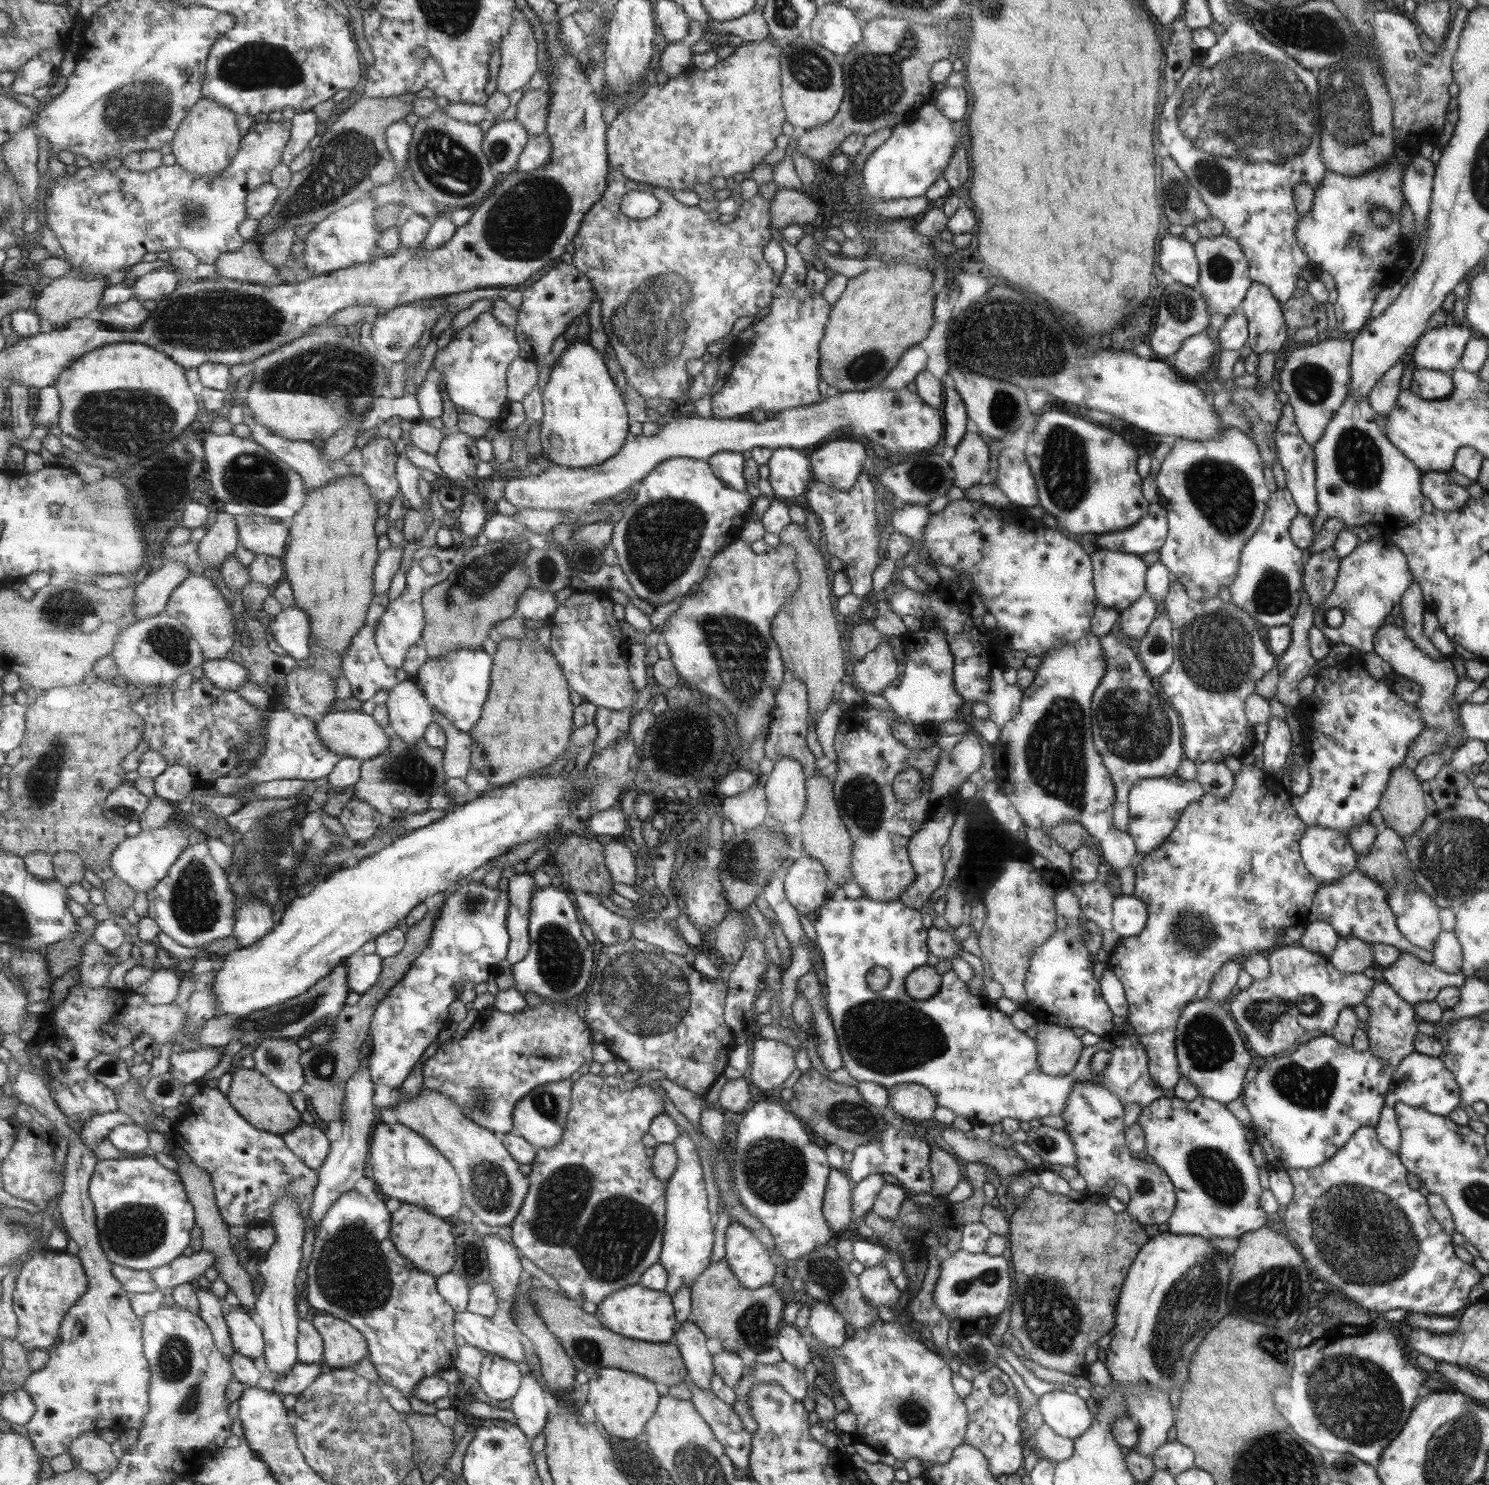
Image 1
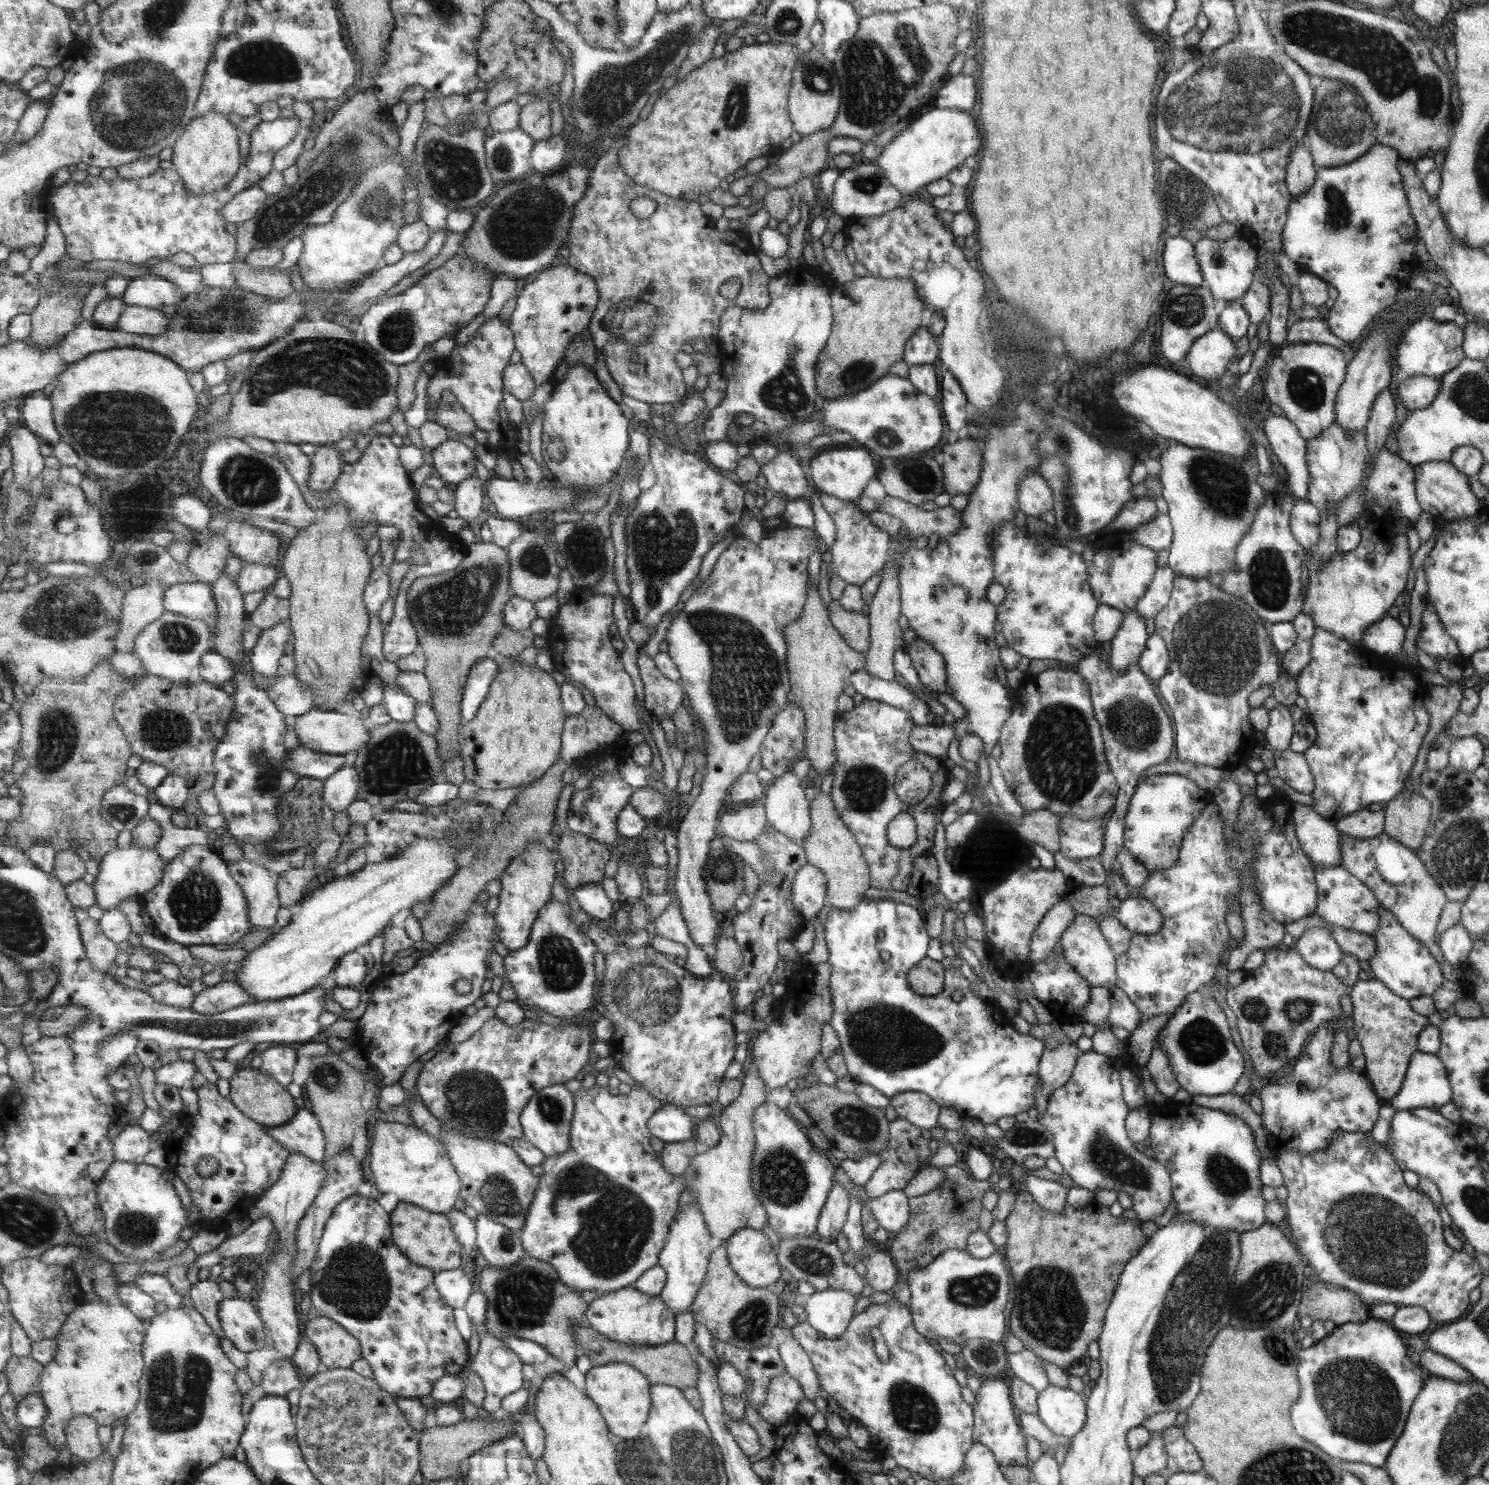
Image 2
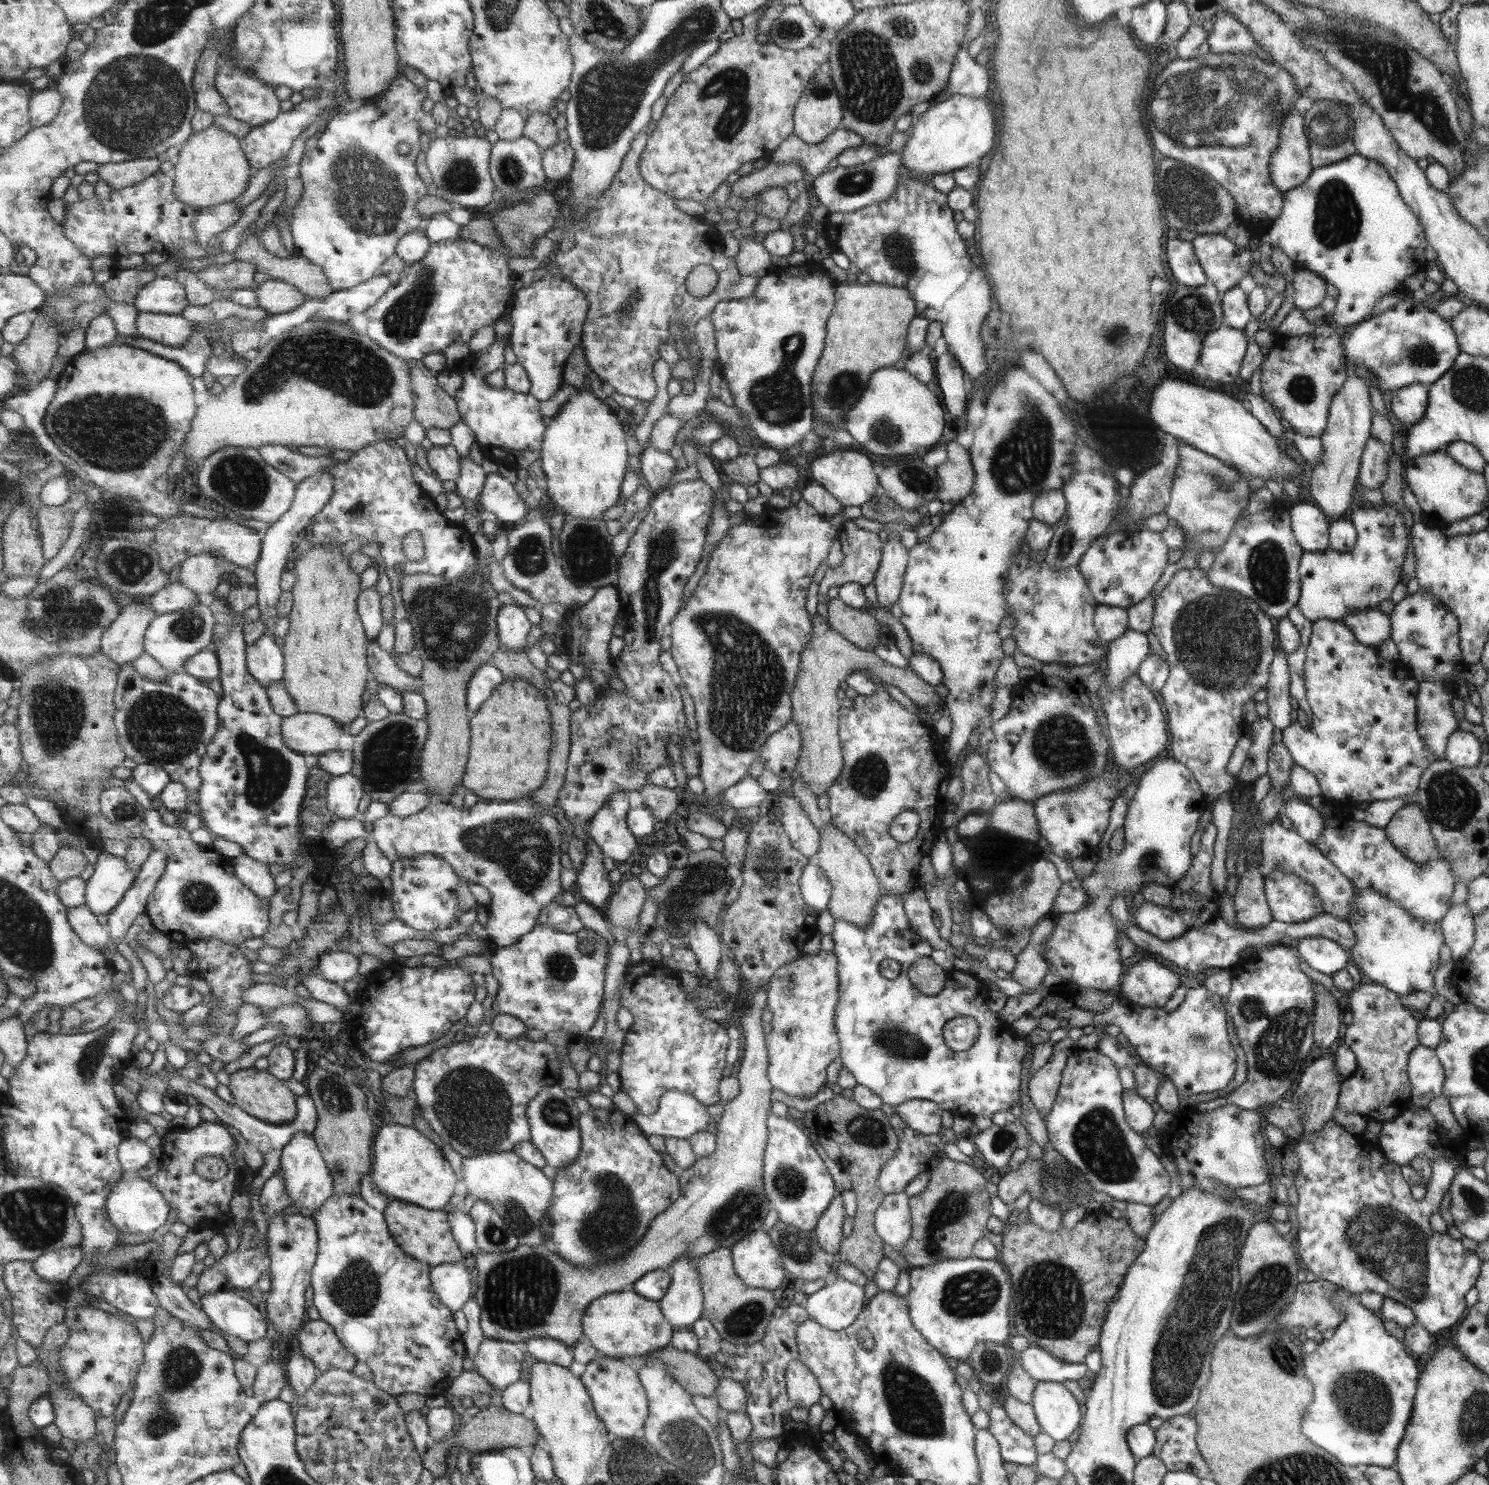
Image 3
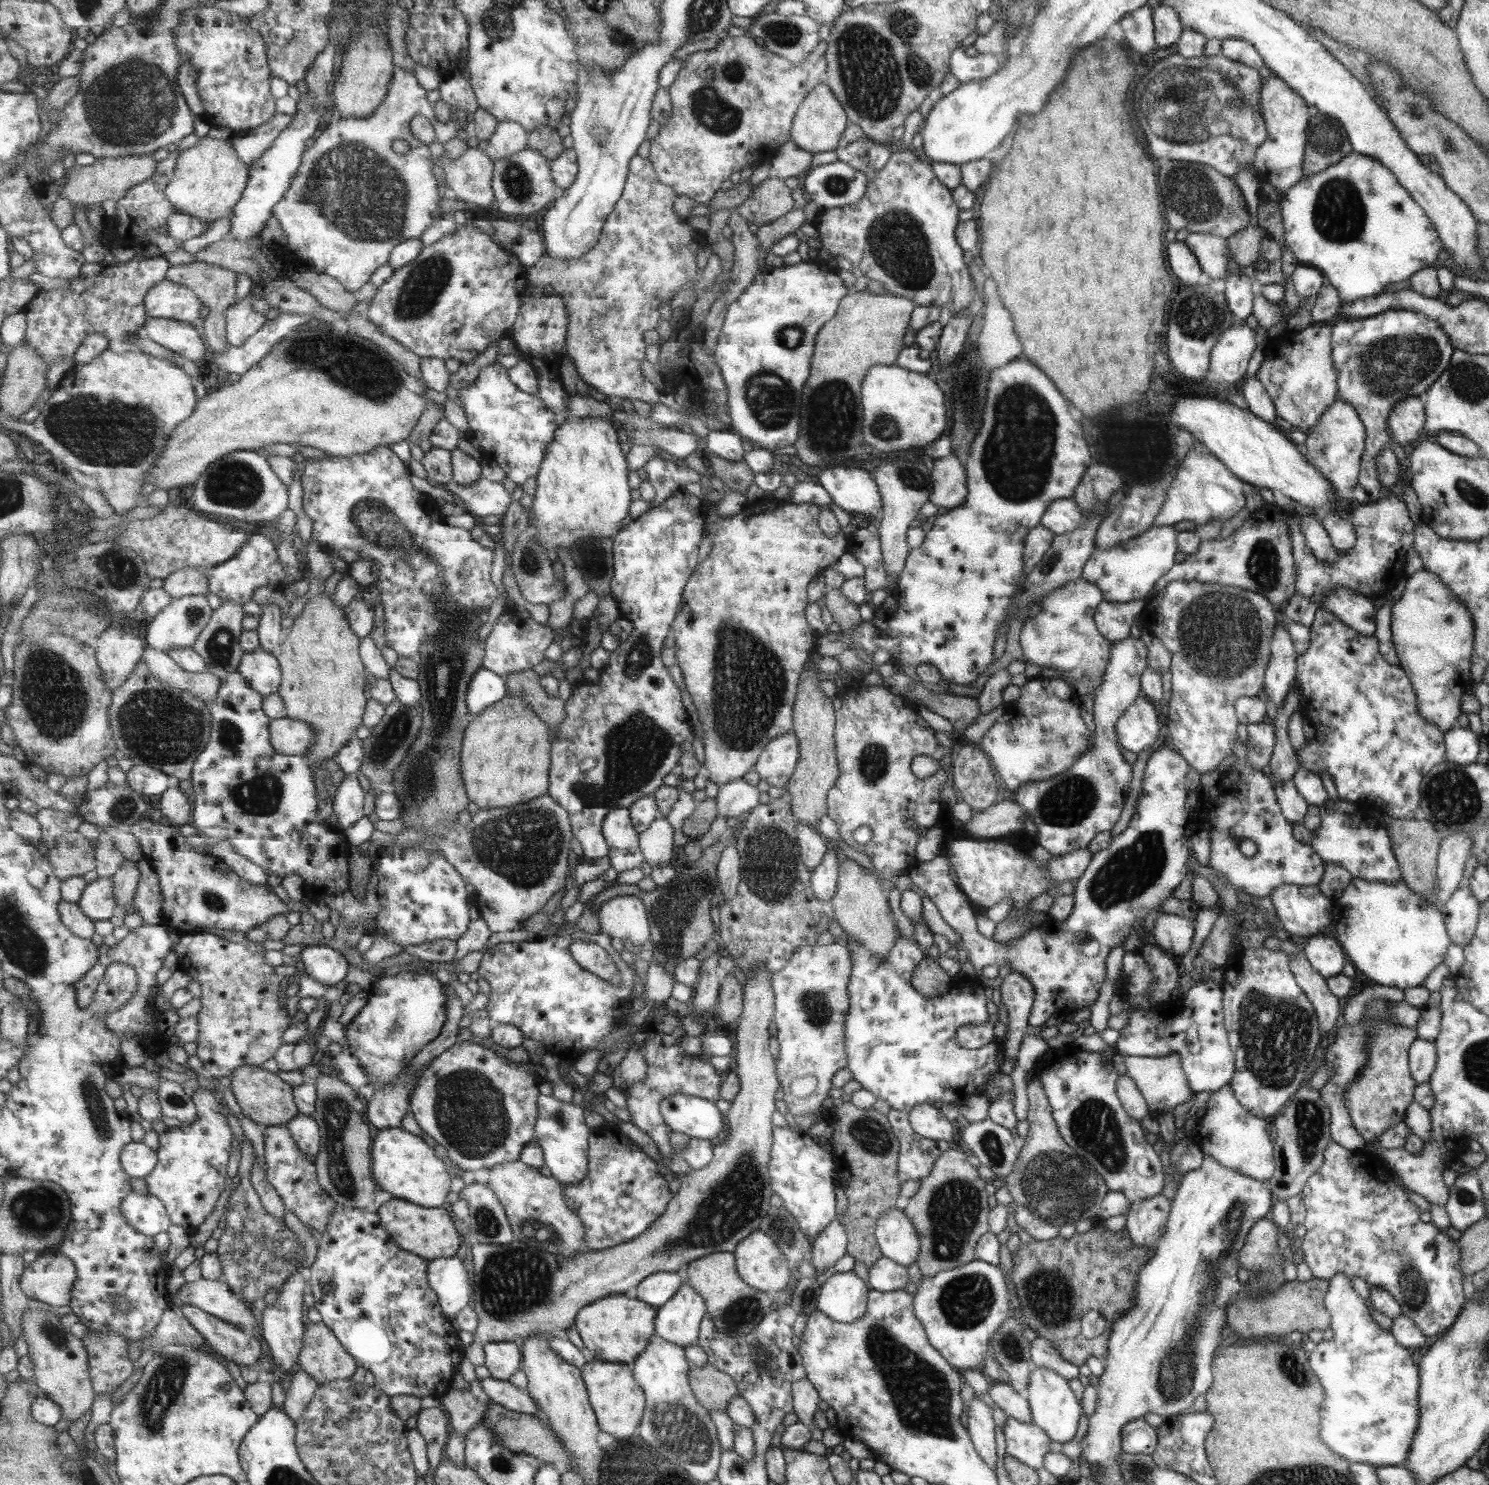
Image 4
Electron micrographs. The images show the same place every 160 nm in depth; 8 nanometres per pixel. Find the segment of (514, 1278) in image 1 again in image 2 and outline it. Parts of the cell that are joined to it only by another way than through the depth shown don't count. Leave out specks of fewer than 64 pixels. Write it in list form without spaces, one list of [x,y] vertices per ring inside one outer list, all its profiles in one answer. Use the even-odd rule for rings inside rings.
[[[487,1213],[476,1218],[478,1245],[489,1265],[507,1268],[526,1254],[521,1232],[511,1230]]]

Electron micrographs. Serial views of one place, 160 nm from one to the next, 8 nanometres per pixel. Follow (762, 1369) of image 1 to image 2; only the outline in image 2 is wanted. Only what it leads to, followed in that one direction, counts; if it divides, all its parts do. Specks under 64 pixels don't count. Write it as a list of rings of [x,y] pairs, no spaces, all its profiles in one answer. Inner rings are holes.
[[[787,1372],[771,1379],[765,1401],[756,1410],[758,1415],[773,1428],[783,1427],[794,1414],[797,1403],[803,1398],[797,1381],[793,1381]]]

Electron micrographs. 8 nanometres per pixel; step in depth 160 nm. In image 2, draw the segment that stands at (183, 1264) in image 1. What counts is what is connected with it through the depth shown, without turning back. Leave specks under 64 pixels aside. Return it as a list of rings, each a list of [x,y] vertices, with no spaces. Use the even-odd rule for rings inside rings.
[[[265,1215],[257,1219],[242,1233],[230,1236],[213,1251],[199,1255],[191,1264],[197,1268],[212,1267],[220,1264],[223,1258],[233,1259],[239,1256],[256,1256],[258,1259],[266,1258],[268,1254],[271,1235],[276,1233],[274,1220]]]

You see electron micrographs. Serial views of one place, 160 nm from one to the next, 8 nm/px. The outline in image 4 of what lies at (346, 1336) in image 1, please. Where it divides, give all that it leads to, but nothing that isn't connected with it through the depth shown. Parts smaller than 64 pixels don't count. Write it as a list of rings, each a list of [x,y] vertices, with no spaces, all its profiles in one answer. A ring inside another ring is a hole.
[[[317,1322],[306,1328],[299,1367],[323,1385],[353,1378],[360,1366],[331,1328]]]

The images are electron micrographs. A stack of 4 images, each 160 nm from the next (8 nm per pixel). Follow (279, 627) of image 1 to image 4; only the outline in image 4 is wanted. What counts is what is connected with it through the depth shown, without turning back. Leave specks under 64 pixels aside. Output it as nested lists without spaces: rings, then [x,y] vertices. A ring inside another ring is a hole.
[[[263,647],[255,652],[245,653],[238,670],[251,688],[264,698],[279,692],[282,683],[282,668],[277,654]]]

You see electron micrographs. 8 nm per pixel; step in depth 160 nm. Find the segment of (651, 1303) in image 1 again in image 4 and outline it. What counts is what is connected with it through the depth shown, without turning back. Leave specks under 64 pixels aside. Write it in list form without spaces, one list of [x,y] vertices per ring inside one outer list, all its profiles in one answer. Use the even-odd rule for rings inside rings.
[[[612,1294],[582,1308],[576,1324],[584,1344],[596,1359],[633,1365],[656,1333],[658,1311],[634,1294]]]

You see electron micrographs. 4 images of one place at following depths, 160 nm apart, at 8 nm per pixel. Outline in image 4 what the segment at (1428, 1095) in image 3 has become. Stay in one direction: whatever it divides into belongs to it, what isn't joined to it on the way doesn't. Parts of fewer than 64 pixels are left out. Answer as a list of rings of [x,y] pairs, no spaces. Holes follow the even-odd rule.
[[[1415,1038],[1408,1049],[1408,1069],[1416,1083],[1428,1082],[1437,1062],[1433,1042]]]

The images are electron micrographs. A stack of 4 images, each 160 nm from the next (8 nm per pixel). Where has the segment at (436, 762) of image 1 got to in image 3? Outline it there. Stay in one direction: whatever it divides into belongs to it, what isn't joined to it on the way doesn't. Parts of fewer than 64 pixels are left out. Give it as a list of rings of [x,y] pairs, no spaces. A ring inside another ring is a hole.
[[[401,711],[368,723],[355,736],[352,773],[363,781],[365,792],[370,792],[374,801],[388,804],[406,791],[406,785],[420,780],[420,762],[429,731],[430,726],[425,719],[417,720]]]

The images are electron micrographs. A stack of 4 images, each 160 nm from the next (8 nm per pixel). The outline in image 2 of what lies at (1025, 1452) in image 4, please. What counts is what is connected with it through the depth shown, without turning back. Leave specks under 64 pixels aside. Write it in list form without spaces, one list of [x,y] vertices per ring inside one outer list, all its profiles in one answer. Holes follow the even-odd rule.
[[[983,1378],[981,1387],[975,1395],[974,1441],[985,1445],[994,1454],[995,1460],[1002,1468],[1007,1465],[1020,1467],[1027,1462],[1025,1438],[1017,1426],[1012,1403],[1009,1400],[1009,1388],[1005,1386],[1005,1382],[997,1378],[991,1378],[991,1380]]]

